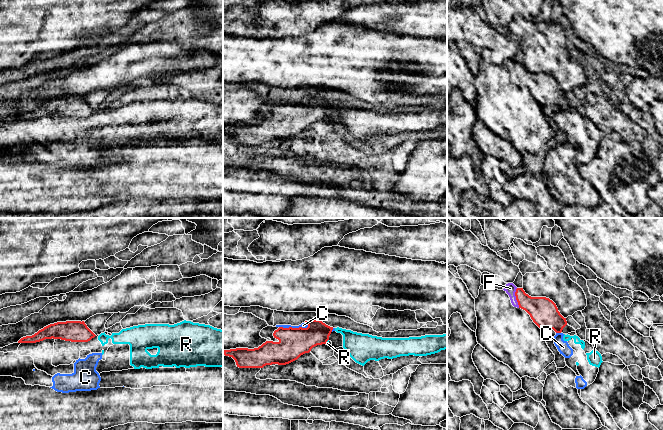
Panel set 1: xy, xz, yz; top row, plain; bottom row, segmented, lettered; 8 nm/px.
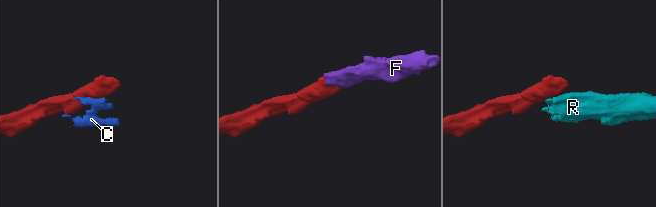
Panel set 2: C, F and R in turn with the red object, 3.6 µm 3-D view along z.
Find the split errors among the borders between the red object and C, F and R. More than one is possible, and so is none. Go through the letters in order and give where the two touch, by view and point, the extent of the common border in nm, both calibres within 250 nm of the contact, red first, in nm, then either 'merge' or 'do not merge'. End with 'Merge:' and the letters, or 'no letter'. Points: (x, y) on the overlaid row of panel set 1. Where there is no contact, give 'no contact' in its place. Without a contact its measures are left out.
C: xz (293, 328) | 240 nm | 240/50 nm | do not merge
F: yz (516, 298) | 160 nm | 220/90 nm | merge
R: xz (327, 340) | 50 nm | 220/20 nm | do not merge
Merge: F

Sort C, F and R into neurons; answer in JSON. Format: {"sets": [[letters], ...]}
{"sets": [["C", "R"], ["F"]]}

